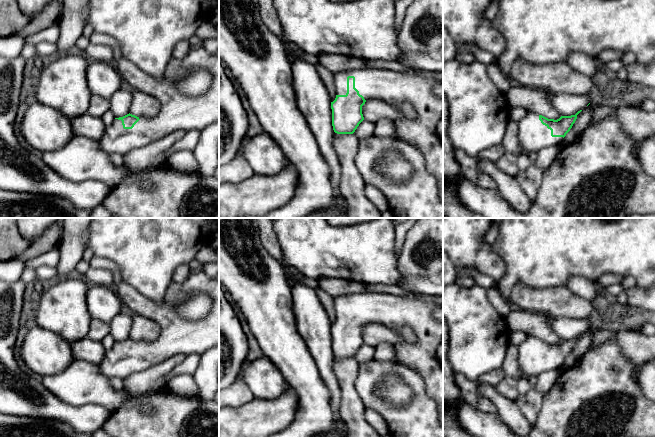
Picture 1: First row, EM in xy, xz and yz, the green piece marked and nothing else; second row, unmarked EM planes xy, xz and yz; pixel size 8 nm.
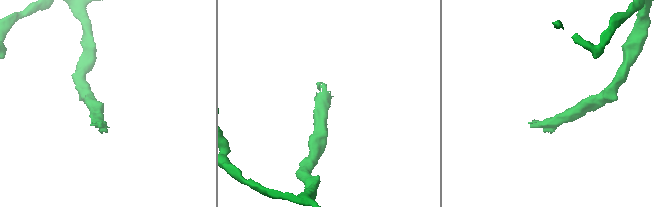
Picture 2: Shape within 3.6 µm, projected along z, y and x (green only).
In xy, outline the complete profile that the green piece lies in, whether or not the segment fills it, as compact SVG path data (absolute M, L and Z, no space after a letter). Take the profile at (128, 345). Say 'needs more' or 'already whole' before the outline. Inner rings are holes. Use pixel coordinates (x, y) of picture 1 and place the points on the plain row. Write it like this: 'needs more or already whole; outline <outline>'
needs more; outline M203 271L190 274L184 283L172 281L162 303L155 303L125 282L114 288L122 304L125 304L134 315L155 321L160 326L160 334L154 341L137 341L129 337L115 342L111 349L106 350L103 360L98 364L101 372L108 378L124 379L131 374L150 369L174 355L203 354L208 349L219 346L219 280L209 278ZM198 293L207 294L213 301L208 316L201 321L182 318L175 308Z

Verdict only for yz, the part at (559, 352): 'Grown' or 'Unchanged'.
Grown

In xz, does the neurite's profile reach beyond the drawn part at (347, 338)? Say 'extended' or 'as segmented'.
extended

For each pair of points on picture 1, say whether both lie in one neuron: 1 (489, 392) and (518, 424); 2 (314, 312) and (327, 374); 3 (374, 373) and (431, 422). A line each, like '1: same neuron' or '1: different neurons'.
1: same neuron
2: same neuron
3: same neuron

